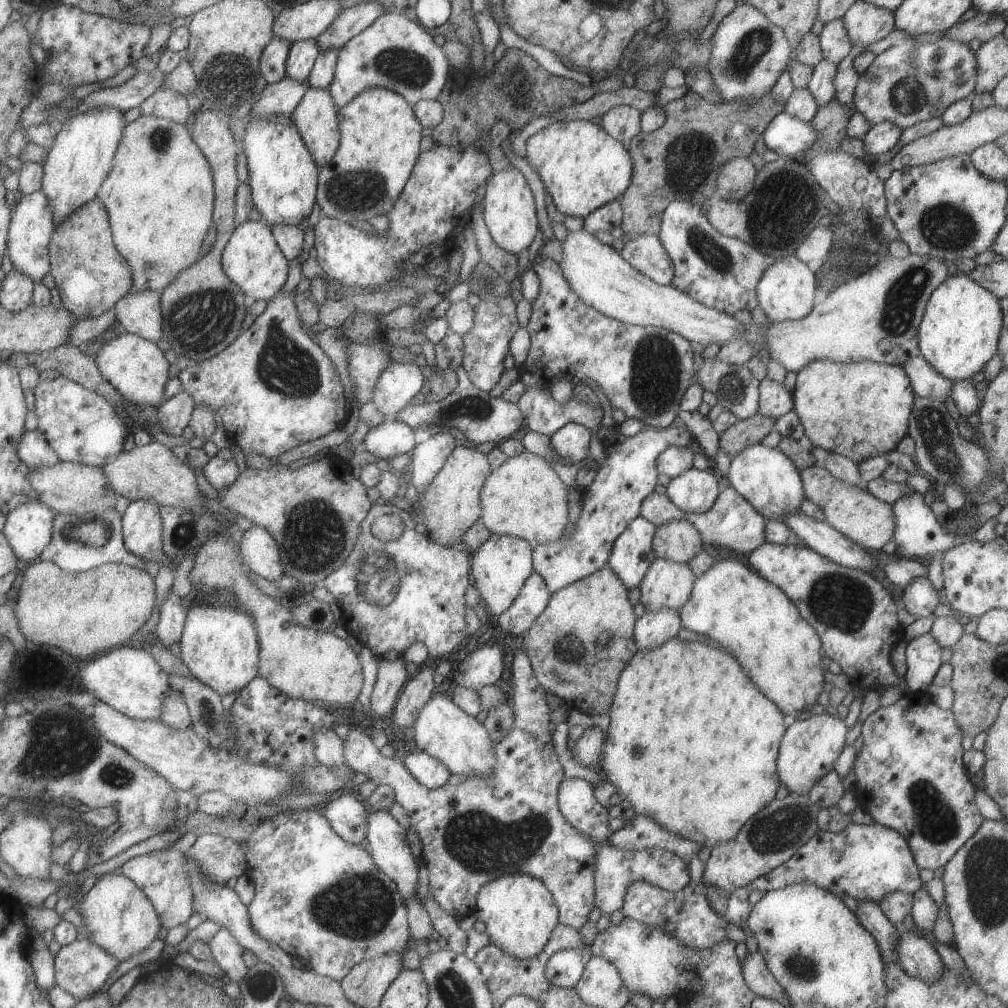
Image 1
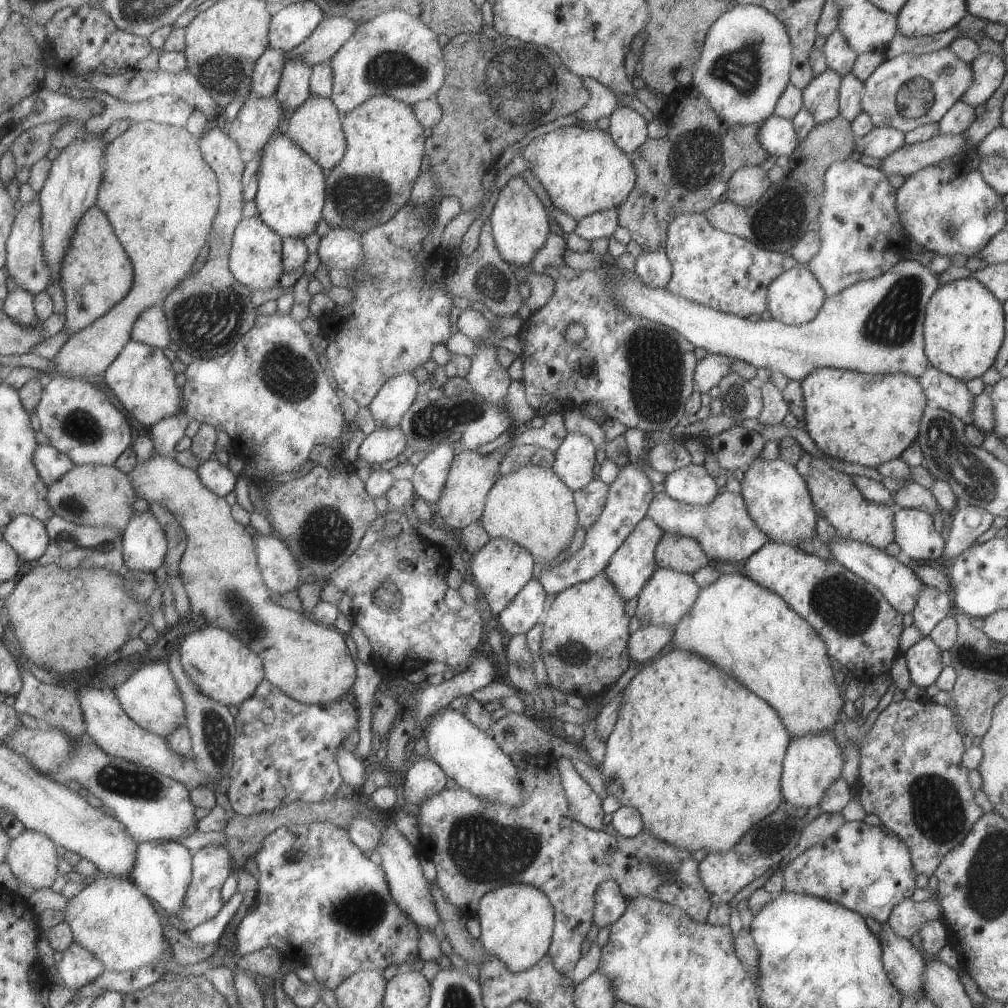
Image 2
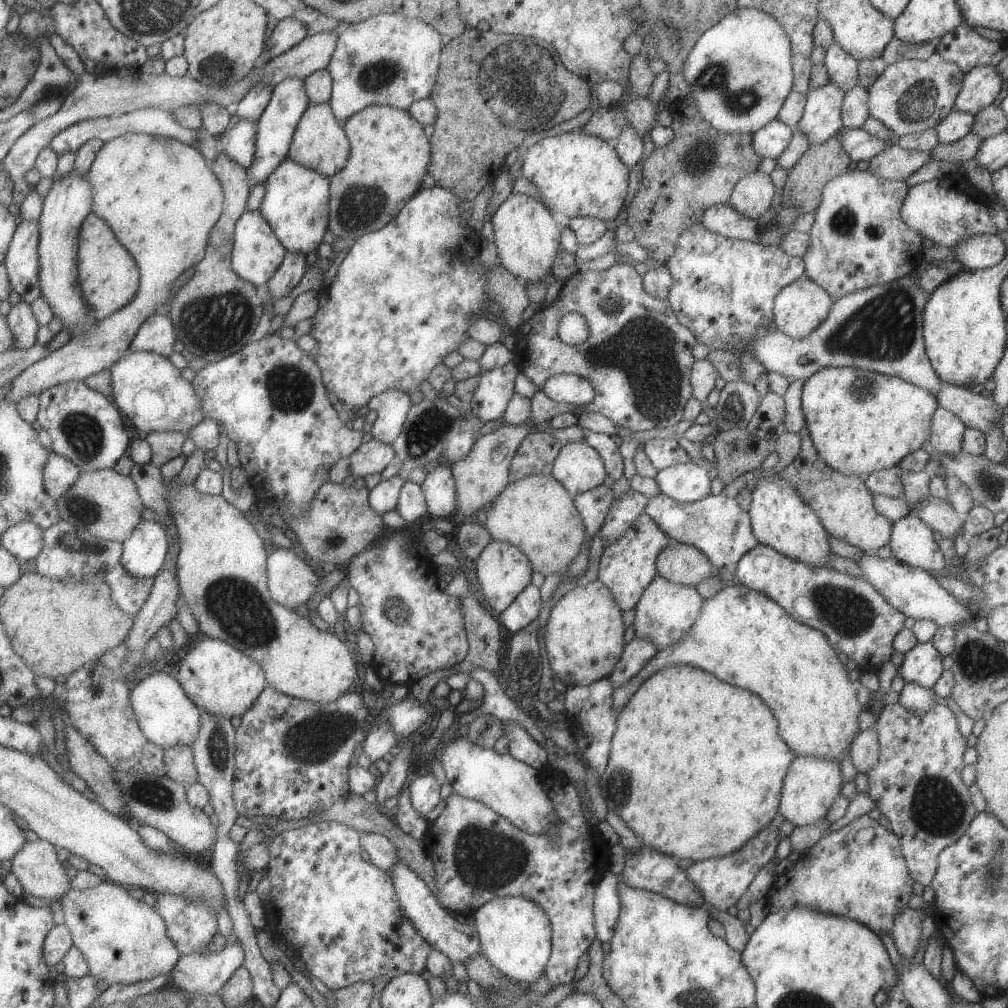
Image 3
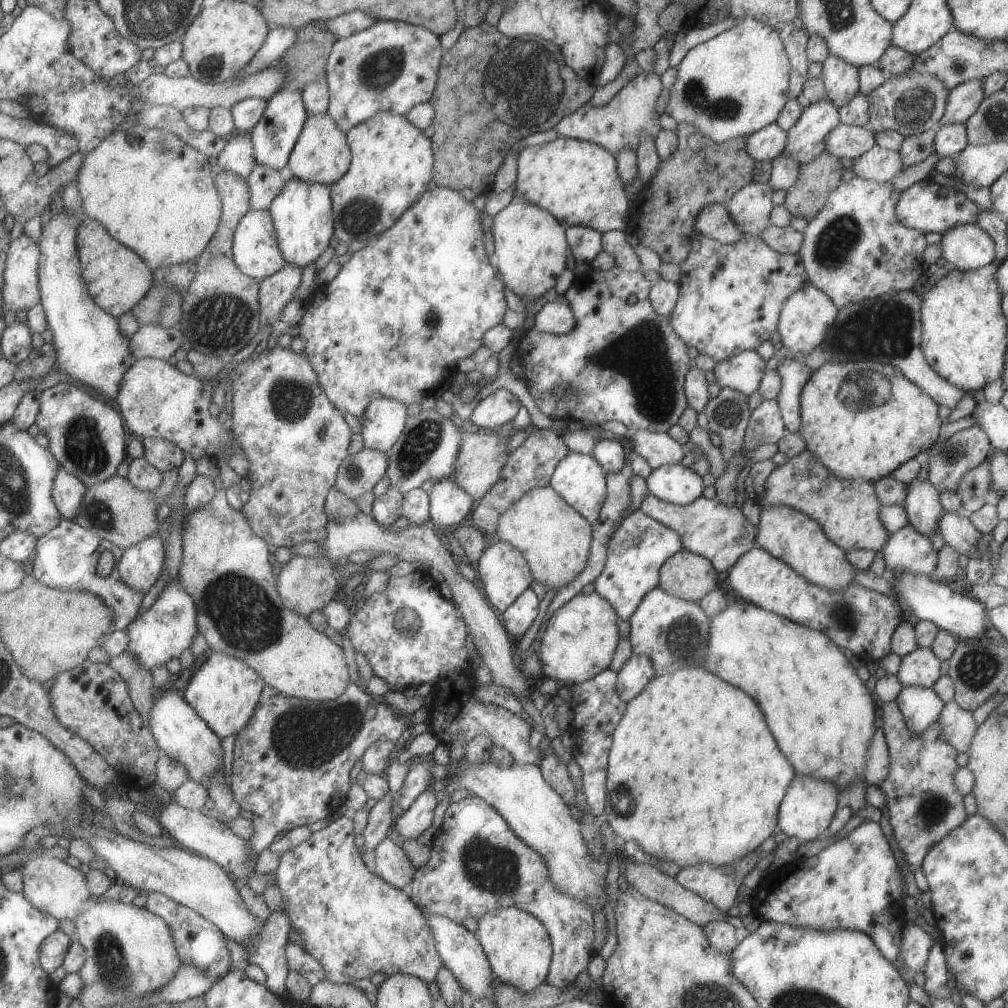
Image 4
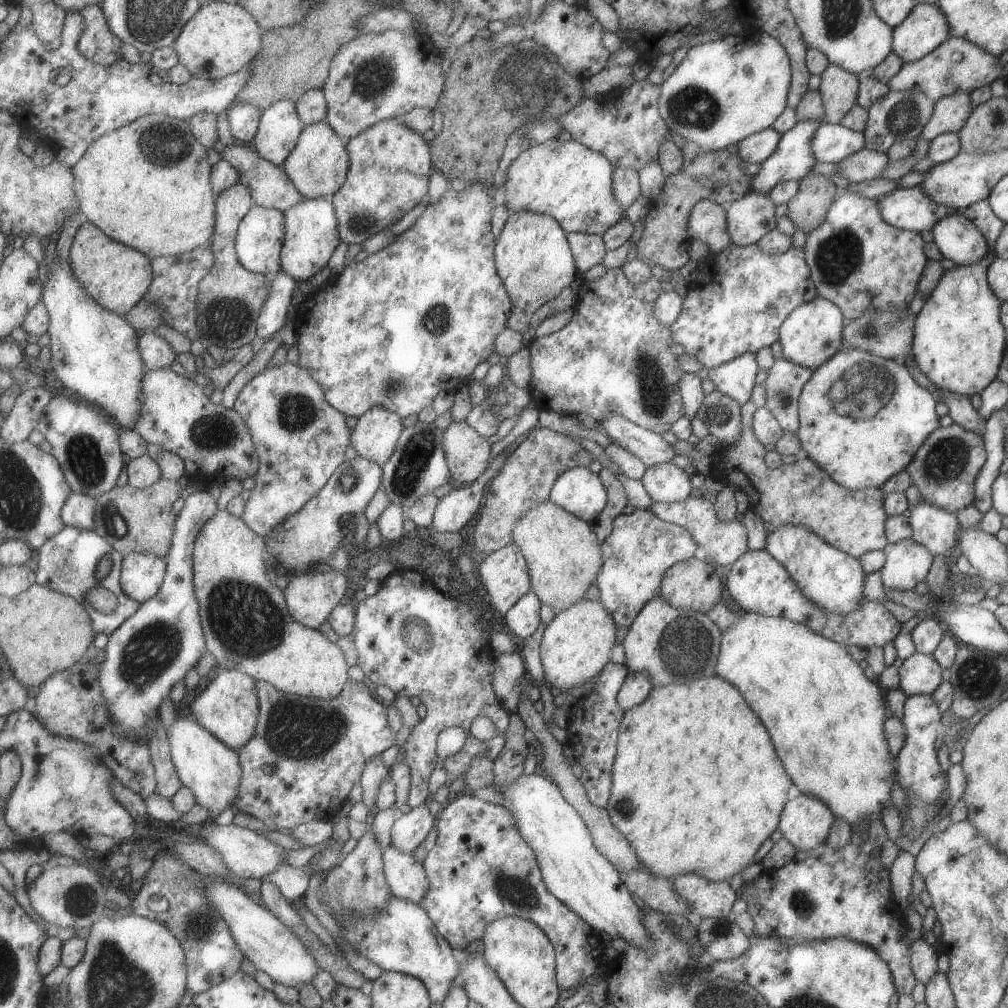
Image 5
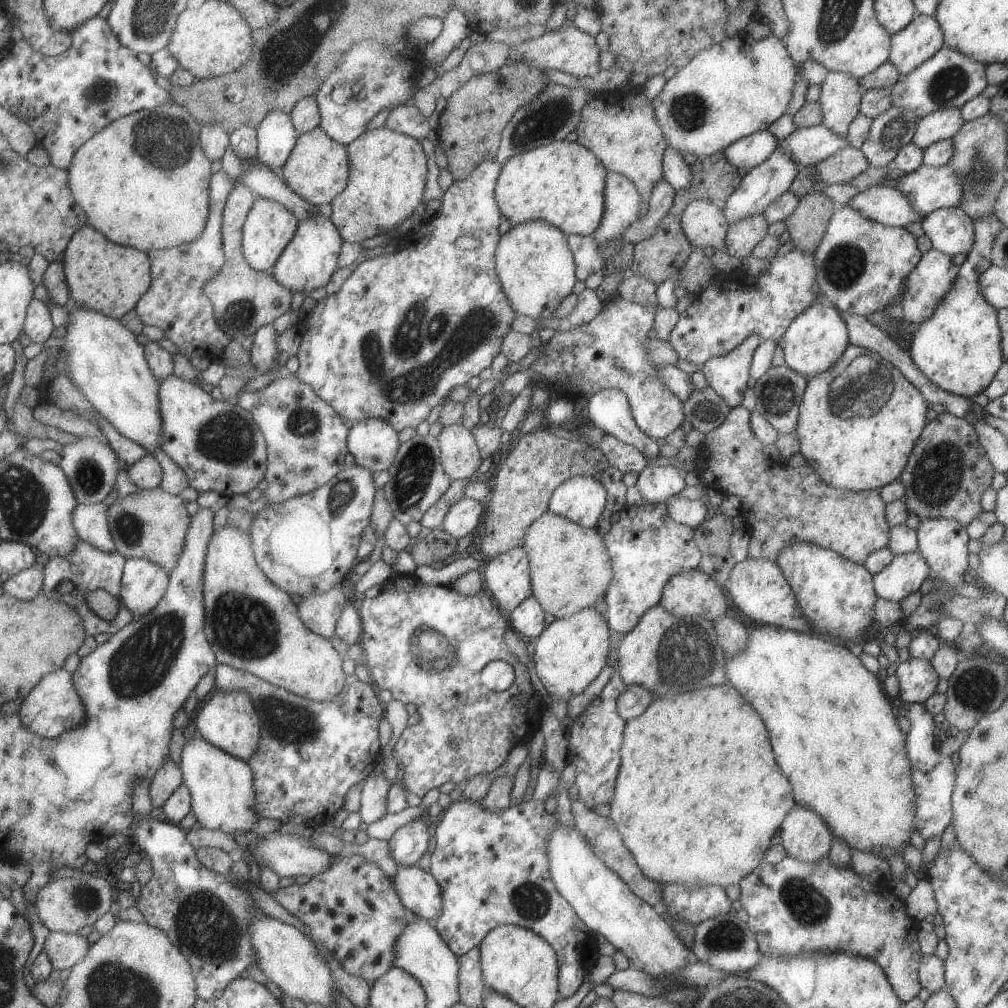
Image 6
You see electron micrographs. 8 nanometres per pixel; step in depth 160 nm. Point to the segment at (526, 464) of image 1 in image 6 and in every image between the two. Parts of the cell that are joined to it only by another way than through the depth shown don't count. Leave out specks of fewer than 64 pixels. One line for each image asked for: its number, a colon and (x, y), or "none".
2: (531, 507)
3: (536, 514)
4: (554, 539)
5: (563, 556)
6: (570, 568)

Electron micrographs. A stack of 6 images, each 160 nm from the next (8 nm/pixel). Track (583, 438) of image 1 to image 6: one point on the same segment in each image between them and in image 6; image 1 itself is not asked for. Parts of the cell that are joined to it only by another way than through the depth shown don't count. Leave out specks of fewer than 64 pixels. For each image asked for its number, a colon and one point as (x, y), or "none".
2: (575, 461)
3: (577, 467)
4: (579, 479)
5: (578, 491)
6: (580, 499)

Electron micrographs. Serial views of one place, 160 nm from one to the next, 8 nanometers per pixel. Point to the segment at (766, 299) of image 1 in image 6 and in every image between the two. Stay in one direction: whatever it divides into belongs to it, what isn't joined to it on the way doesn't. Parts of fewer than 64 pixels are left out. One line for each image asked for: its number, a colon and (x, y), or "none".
2: (794, 297)
3: (799, 307)
4: (805, 316)
5: (811, 334)
6: (815, 339)

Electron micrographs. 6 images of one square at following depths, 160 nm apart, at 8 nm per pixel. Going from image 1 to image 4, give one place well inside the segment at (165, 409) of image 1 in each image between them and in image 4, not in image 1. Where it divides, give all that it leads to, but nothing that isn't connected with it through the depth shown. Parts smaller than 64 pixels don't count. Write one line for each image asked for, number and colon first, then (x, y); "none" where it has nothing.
2: (164, 434)
3: (165, 446)
4: (164, 456)

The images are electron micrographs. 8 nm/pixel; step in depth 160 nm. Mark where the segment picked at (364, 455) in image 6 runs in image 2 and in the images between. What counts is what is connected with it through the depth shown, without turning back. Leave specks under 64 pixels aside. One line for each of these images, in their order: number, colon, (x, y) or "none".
2: (396, 394)
3: (392, 405)
4: (382, 420)
5: (374, 436)

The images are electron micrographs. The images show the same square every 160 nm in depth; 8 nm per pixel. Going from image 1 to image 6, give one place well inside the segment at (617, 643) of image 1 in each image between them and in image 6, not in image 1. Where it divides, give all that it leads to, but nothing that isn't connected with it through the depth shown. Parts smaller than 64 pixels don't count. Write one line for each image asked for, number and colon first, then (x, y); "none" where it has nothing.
2: (584, 637)
3: (583, 635)
4: (579, 639)
5: (575, 645)
6: (569, 653)

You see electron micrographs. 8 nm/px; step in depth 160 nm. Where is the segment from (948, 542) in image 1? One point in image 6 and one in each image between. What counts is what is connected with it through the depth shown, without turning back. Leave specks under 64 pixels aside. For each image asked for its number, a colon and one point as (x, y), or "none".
2: (913, 529)
3: (910, 542)
4: (905, 550)
5: (906, 563)
6: (905, 573)

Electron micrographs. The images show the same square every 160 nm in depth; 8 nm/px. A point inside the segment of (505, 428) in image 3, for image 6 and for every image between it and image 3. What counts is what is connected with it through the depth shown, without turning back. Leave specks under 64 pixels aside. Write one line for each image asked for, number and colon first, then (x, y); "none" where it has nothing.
4: (480, 456)
5: (466, 453)
6: (459, 456)

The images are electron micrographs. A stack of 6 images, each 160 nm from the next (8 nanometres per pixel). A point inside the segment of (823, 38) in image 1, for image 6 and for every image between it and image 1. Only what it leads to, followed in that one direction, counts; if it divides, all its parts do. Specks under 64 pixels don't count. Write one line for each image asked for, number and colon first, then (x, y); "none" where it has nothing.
2: (839, 57)
3: (842, 69)
4: (840, 79)
5: (838, 89)
6: (840, 93)

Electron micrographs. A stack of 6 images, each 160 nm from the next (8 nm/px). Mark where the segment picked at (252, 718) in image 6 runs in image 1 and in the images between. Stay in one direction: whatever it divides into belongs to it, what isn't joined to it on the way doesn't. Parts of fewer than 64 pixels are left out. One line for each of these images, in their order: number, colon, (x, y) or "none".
1: (218, 644)
2: (221, 667)
3: (218, 679)
4: (223, 692)
5: (228, 707)

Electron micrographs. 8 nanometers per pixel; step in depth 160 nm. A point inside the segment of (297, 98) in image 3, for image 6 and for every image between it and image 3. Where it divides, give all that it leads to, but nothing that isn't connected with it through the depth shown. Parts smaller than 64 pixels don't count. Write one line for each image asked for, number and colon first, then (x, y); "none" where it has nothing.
4: (274, 135)
5: (278, 129)
6: (275, 136)

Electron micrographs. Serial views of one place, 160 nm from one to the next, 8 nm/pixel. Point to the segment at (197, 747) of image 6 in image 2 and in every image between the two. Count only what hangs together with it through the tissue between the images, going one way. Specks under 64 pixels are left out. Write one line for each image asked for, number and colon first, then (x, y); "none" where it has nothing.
2: (149, 696)
3: (166, 716)
4: (177, 730)
5: (211, 770)

